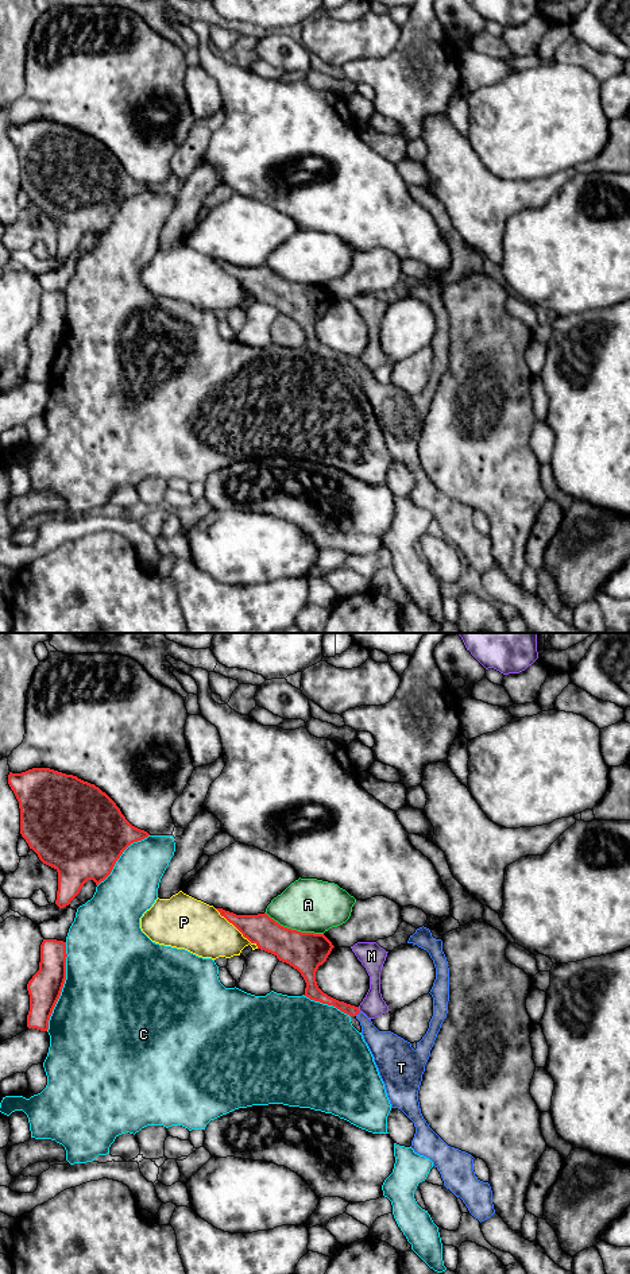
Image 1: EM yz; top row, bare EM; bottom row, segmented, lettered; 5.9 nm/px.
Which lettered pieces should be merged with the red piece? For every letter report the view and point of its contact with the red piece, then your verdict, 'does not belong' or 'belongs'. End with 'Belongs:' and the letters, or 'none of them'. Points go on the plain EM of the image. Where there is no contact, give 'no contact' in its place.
A: contact yz (294, 282); does not belong
C: contact yz (62, 339); does not belong
M: contact yz (358, 362); does not belong
P: contact yz (236, 280); does not belong
T: contact yz (356, 366); belongs
Belongs: T

